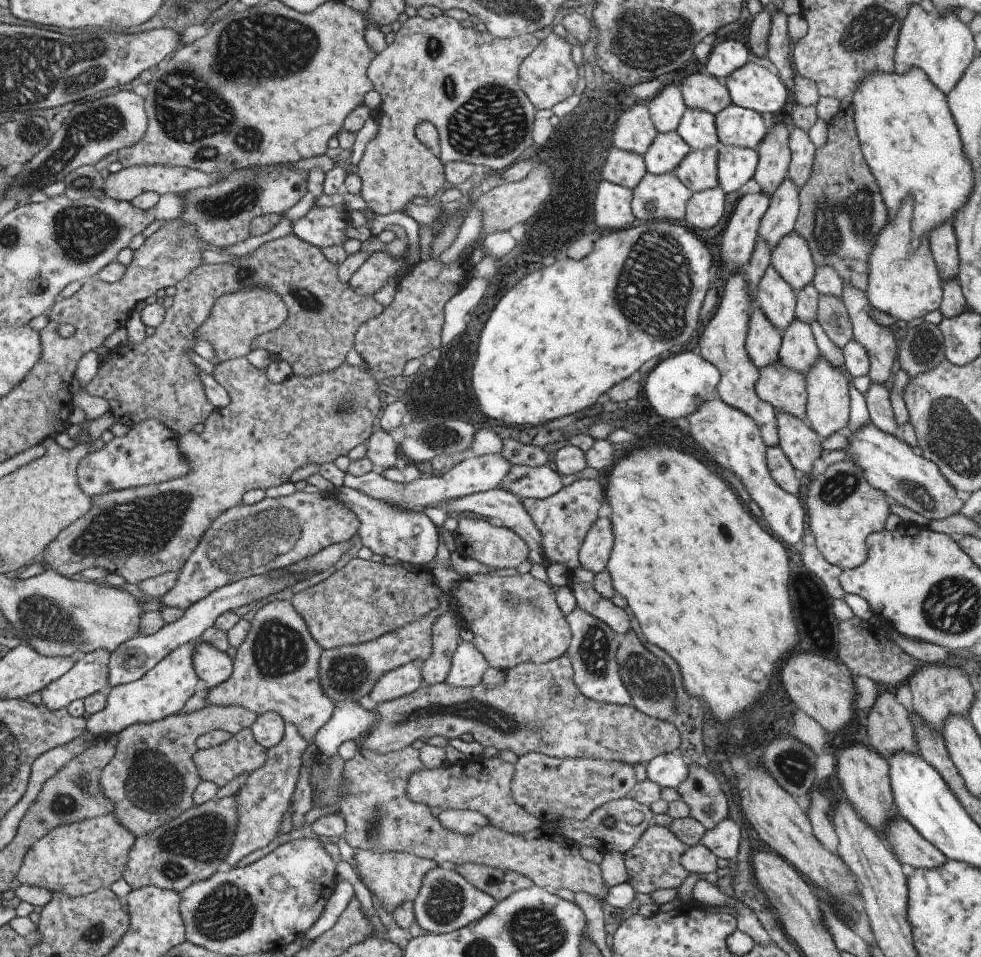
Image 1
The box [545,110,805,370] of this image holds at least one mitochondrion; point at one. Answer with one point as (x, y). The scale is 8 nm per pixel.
(668, 256)

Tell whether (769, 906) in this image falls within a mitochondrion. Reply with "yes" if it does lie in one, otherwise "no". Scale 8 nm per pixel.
no

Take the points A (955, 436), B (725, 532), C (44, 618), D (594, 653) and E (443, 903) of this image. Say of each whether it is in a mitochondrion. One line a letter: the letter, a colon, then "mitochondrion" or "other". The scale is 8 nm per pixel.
A: mitochondrion
B: other
C: mitochondrion
D: mitochondrion
E: mitochondrion

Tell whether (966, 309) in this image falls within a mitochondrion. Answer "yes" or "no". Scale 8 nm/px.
no

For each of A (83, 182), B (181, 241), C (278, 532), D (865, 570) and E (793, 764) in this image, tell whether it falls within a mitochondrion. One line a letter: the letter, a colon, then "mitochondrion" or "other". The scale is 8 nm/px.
A: mitochondrion
B: mitochondrion
C: mitochondrion
D: other
E: mitochondrion

